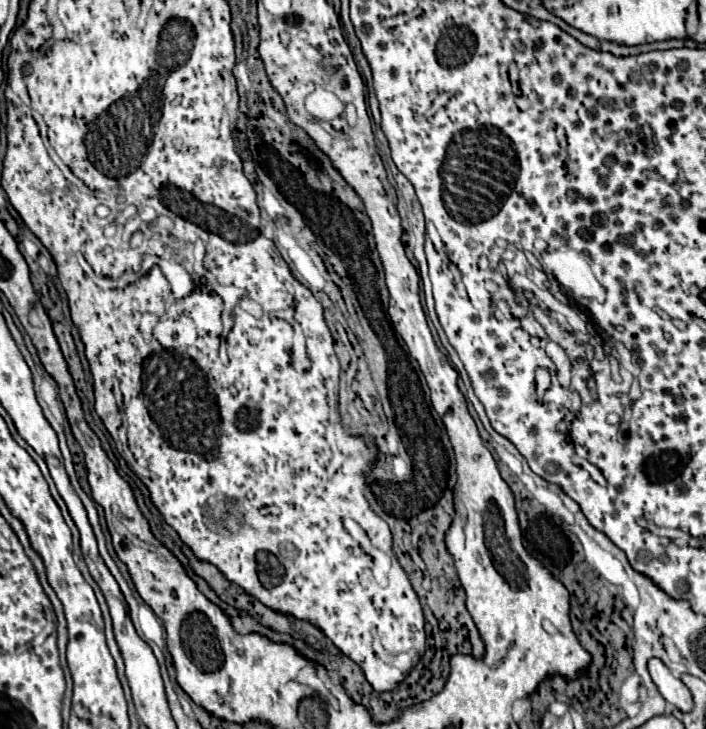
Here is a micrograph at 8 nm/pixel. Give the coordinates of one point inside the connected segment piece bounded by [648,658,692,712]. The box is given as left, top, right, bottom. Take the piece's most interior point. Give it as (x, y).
(672, 688)

